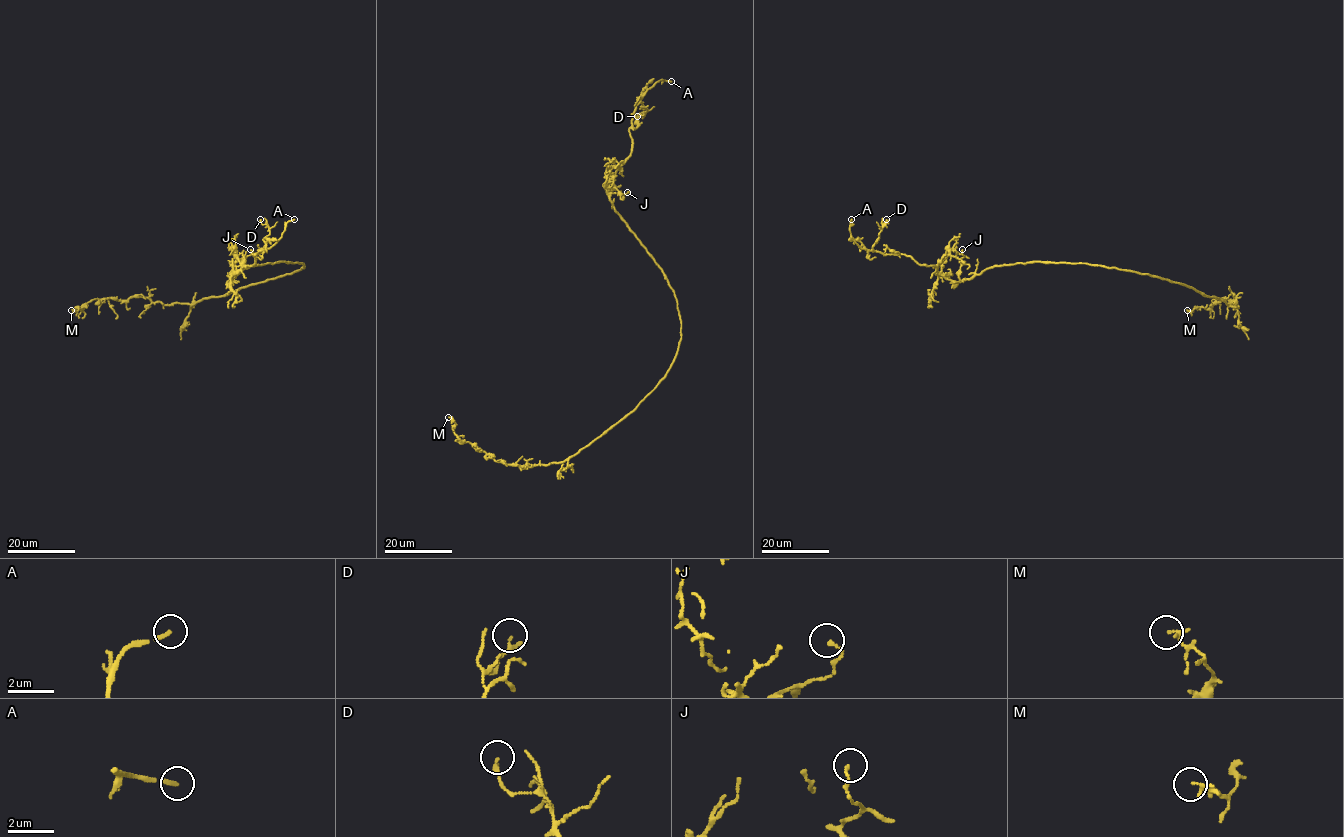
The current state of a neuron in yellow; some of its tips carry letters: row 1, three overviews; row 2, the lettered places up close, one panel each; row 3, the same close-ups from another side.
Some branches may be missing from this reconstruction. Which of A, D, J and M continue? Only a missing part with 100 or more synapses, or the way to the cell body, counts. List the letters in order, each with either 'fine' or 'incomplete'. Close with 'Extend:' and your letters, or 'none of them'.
A: incomplete
D: fine
J: fine
M: fine
Extend: A

